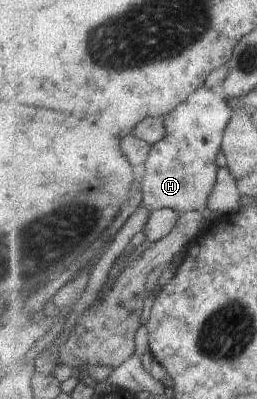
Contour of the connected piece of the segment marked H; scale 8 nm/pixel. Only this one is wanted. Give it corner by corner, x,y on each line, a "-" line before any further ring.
203,88
165,117
166,138
152,146
142,180
143,204
151,212
165,207
181,214
199,210
205,216
206,230
219,220
208,206
218,181
217,156
224,150
226,130
235,111
224,97

